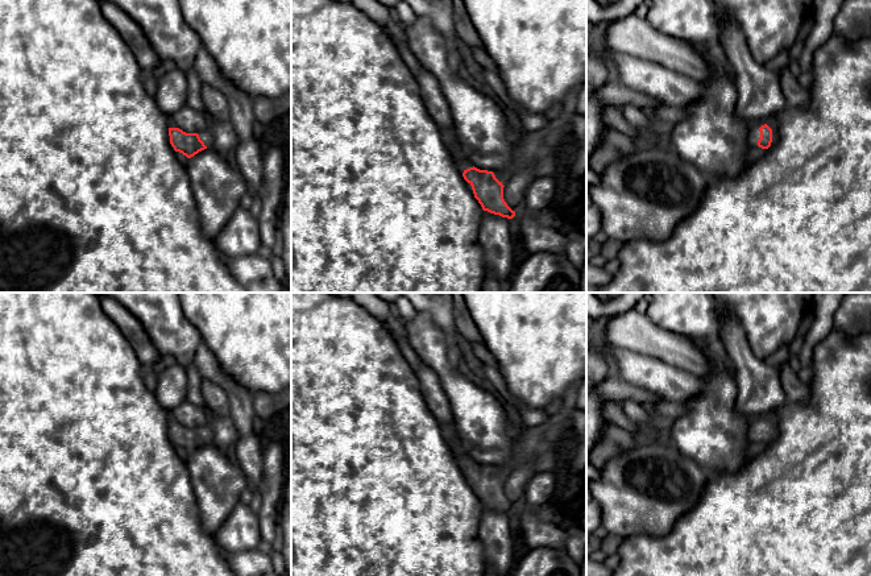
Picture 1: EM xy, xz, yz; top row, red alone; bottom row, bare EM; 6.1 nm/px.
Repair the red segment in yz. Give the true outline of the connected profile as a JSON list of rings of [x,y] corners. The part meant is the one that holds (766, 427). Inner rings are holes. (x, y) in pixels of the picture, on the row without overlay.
[[[760,415],[748,420],[747,438],[751,443],[768,444],[777,438],[776,420],[767,415]]]

